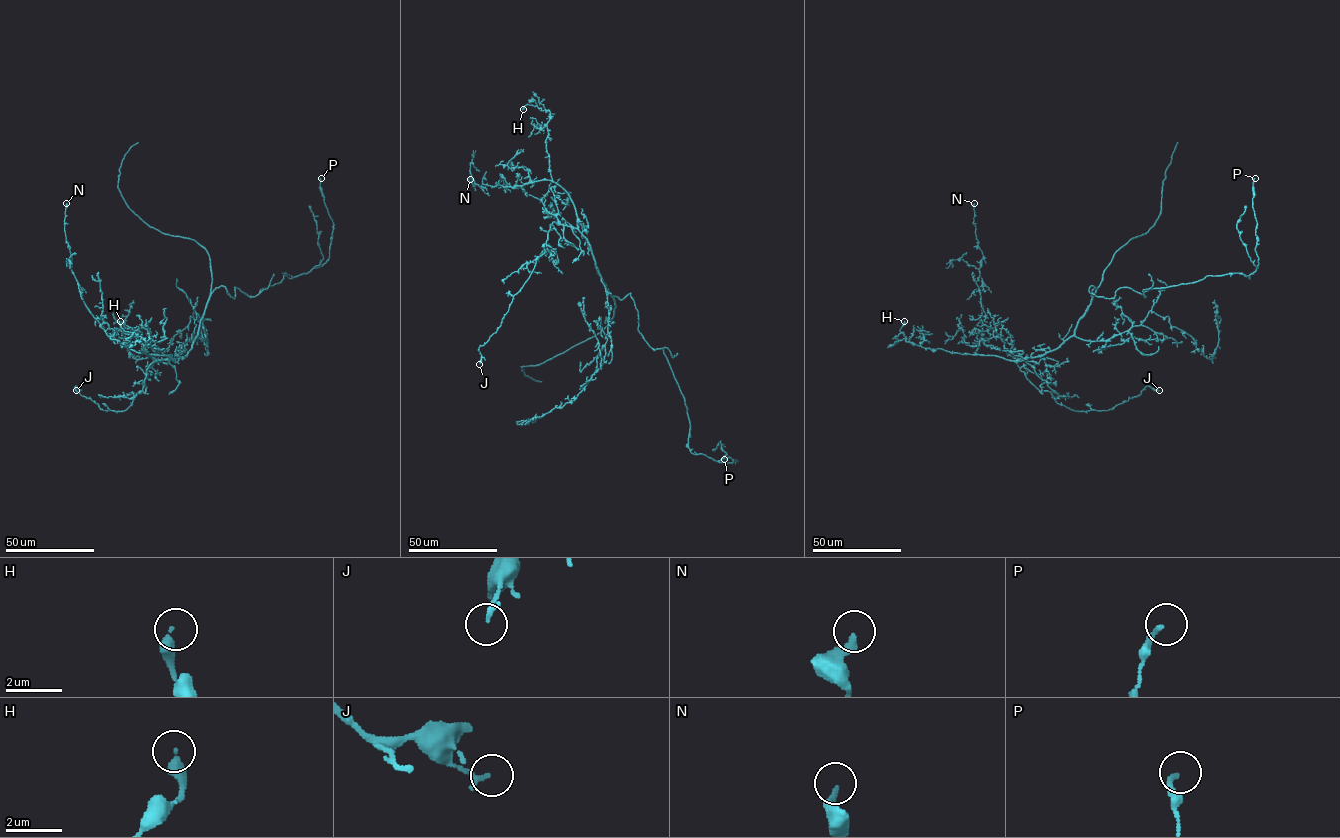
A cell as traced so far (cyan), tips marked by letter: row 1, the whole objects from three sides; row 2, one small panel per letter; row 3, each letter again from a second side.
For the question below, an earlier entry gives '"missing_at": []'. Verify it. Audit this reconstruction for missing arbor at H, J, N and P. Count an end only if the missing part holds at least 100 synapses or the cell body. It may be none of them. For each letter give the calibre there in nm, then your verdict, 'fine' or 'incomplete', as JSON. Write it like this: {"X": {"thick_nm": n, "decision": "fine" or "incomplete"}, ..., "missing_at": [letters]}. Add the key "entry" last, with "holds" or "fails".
{"H": {"thick_nm": 320, "decision": "fine"}, "J": {"thick_nm": 150, "decision": "fine"}, "N": {"thick_nm": 280, "decision": "fine"}, "P": {"thick_nm": 190, "decision": "fine"}, "missing_at": [], "entry": "holds"}

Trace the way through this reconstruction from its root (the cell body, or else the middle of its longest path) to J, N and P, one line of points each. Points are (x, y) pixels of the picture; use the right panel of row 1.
J: (1092, 296), (1075, 333), (1054, 349), (1020, 360), (1020, 370), (1076, 411), (1112, 409), (1147, 386), (1159, 390)
N: (1092, 296), (1075, 333), (1054, 349), (1014, 360), (976, 353), (982, 335), (983, 254), (973, 222), (974, 203)
P: (1092, 296), (1091, 286), (1112, 298), (1123, 287), (1144, 296), (1208, 275), (1249, 278), (1258, 263), (1255, 178)

